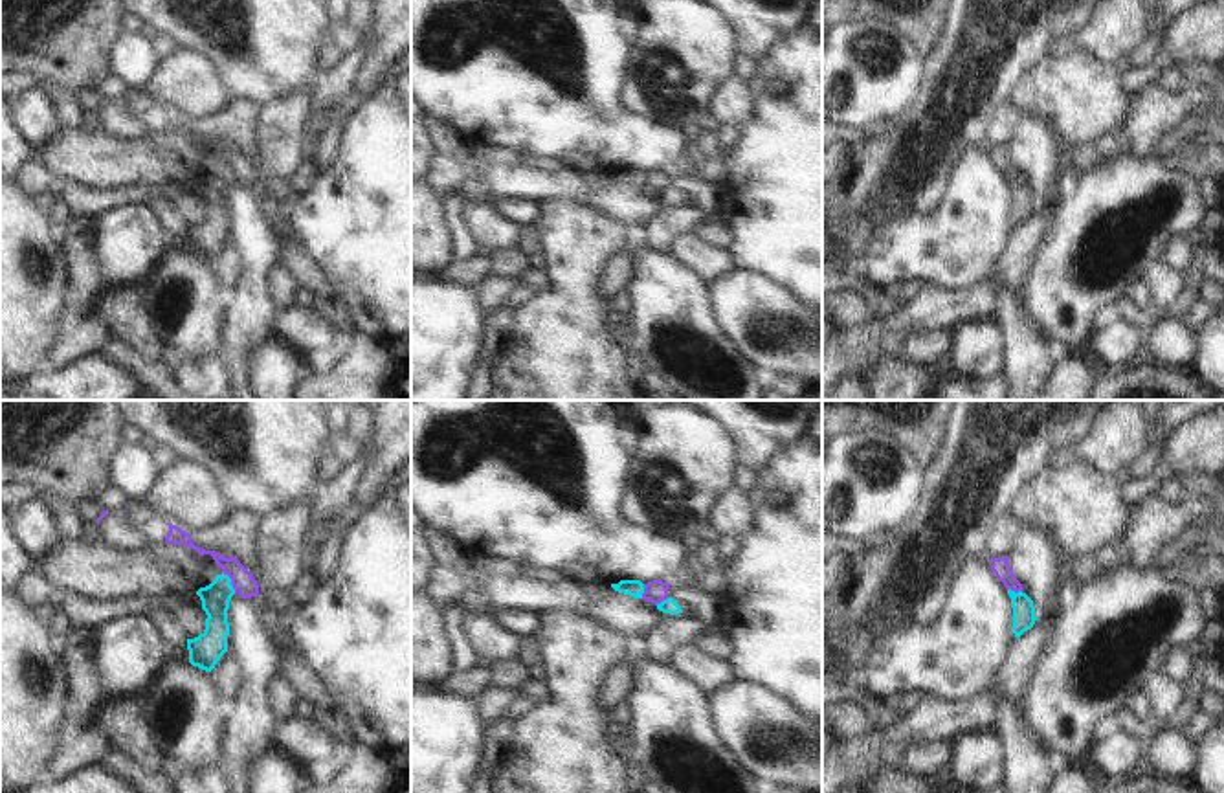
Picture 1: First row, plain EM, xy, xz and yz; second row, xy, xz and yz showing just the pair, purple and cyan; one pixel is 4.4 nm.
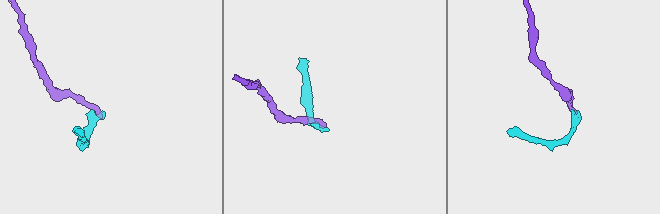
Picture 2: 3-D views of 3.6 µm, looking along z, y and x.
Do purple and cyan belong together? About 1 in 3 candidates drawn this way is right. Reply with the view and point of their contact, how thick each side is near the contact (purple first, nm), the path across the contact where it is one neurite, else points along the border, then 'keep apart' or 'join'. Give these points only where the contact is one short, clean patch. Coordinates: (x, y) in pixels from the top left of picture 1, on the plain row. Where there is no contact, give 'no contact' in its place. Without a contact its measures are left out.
contact xy (232, 171); calibres 100 and 130 nm; border xy (222, 160), (235, 180); keep apart

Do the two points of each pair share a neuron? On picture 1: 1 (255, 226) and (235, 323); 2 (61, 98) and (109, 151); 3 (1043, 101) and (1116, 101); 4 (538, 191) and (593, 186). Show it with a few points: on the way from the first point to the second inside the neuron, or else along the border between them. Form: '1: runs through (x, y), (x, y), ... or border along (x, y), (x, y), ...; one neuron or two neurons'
1: runs through (255, 250), (250, 300); one neuron
2: border along (61, 125), (76, 127); two neurons
3: runs through (1061, 101), (1098, 101); one neuron
4: runs through (551, 186), (580, 186); one neuron

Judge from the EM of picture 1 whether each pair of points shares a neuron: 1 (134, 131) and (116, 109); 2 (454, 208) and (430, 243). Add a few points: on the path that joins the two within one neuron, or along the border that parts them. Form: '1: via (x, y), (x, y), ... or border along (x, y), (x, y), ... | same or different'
1: via (129, 125), (118, 114) | same
2: border along (439, 204), (454, 259) | different

